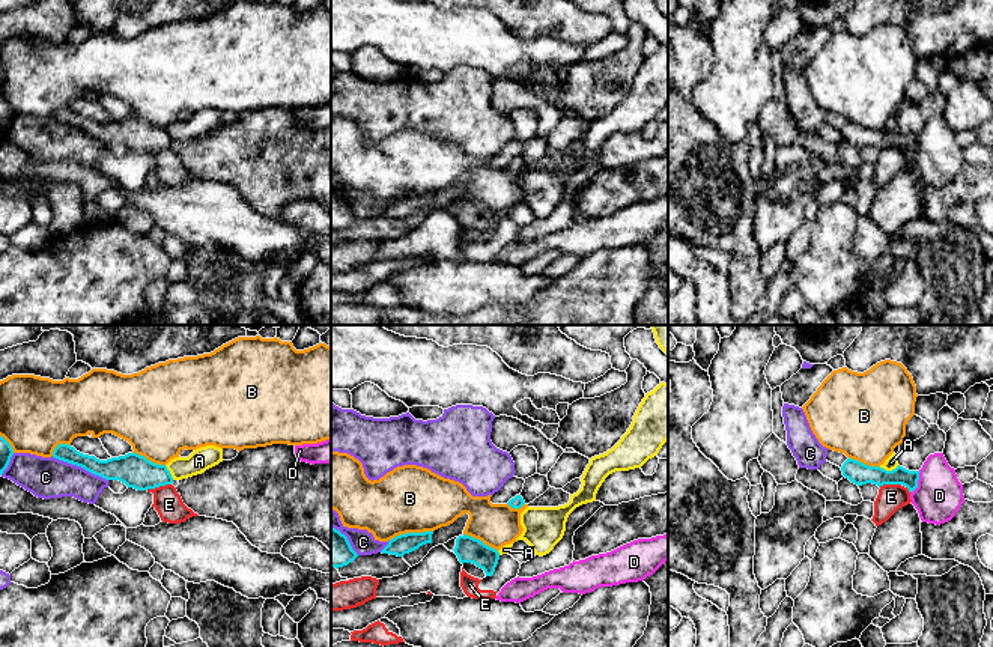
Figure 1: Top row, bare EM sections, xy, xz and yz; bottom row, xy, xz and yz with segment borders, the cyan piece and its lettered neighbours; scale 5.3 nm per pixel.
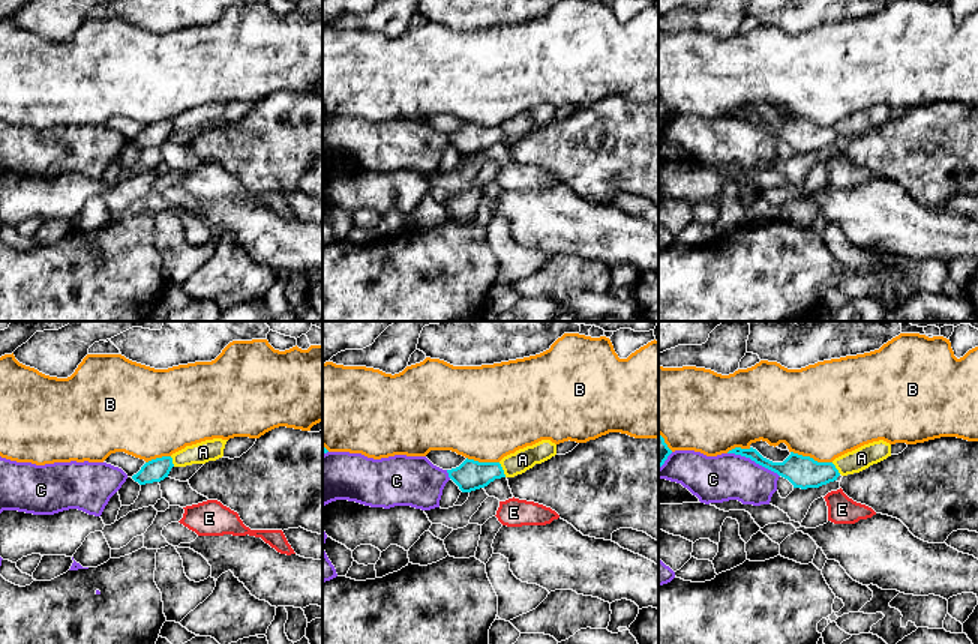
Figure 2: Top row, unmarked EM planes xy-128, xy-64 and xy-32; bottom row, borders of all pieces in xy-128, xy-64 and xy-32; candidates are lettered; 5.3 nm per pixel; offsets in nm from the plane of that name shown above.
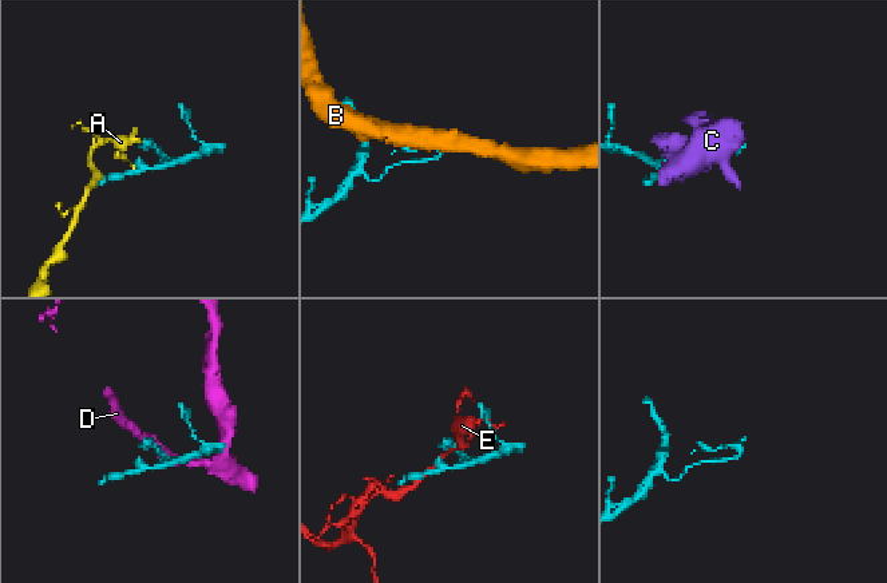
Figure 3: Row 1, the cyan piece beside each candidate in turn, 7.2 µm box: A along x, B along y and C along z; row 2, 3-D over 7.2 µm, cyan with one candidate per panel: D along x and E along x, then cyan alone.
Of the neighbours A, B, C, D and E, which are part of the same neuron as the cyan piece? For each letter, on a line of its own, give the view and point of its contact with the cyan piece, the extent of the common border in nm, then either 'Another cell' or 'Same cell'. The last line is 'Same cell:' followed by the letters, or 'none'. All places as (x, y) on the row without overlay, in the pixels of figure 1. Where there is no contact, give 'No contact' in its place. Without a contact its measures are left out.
A: Touches cyan at yz (888, 134). Shared border 110 nm. Another cell
B: Touches cyan at xz (411, 196). Shared border 240 nm. Another cell
C: Touches cyan at xy (80, 128). Shared border 340 nm. Another cell
D: Touches cyan at yz (917, 145). Shared border 130 nm. Another cell
E: Touches cyan at xy (158, 149). Shared border 140 nm. Another cell
Same cell: none

